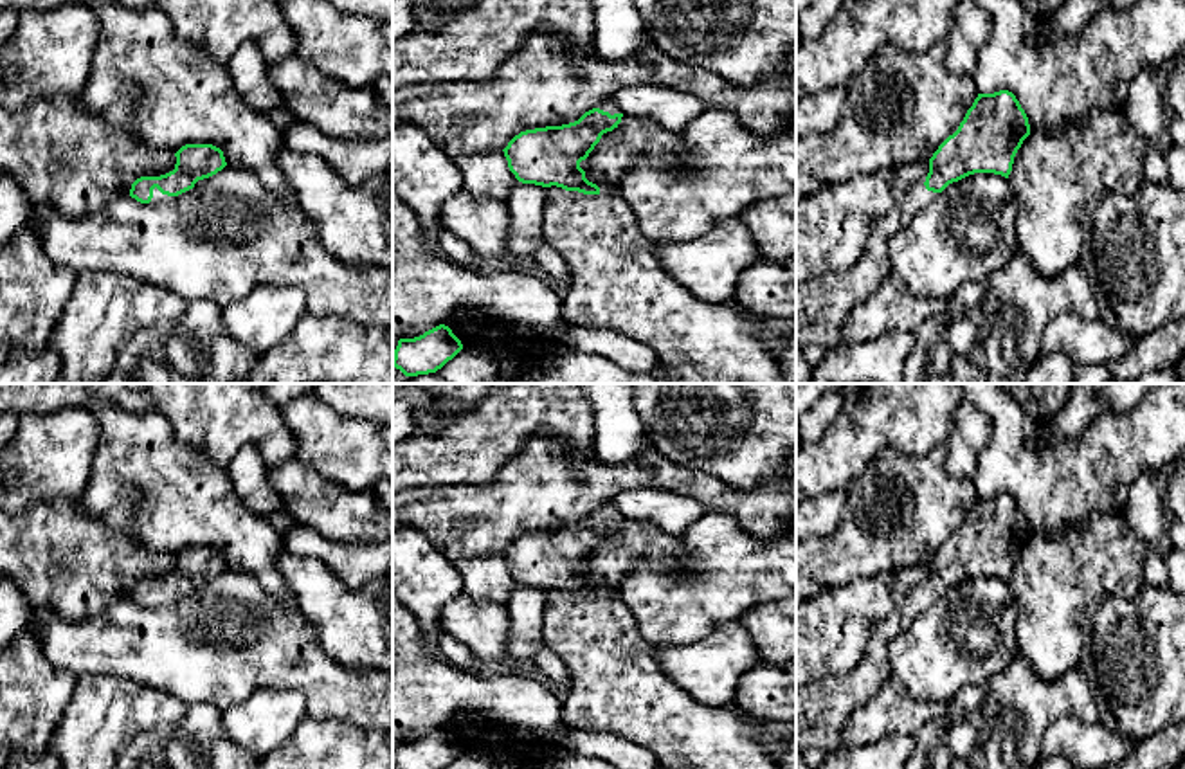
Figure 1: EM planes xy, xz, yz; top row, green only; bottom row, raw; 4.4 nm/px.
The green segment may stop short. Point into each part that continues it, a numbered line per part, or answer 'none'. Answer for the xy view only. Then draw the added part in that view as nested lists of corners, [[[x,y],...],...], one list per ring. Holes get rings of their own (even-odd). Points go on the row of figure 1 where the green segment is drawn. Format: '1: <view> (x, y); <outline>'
1: xy (159, 199); [[[157,187],[153,189],[153,198],[151,198],[151,205],[164,205],[164,204],[171,204],[171,202],[176,202],[182,195],[178,196],[167,196],[167,195],[162,195]],[[182,193],[184,195],[184,193]]]

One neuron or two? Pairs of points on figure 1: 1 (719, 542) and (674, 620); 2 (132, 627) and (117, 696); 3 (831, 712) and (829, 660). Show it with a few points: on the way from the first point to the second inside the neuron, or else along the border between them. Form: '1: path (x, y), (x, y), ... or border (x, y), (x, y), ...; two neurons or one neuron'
1: path (719, 562), (719, 575), (694, 600); one neuron
2: border (78, 676), (121, 676), (161, 692); two neurons
3: border (865, 652), (850, 670), (814, 683); two neurons

